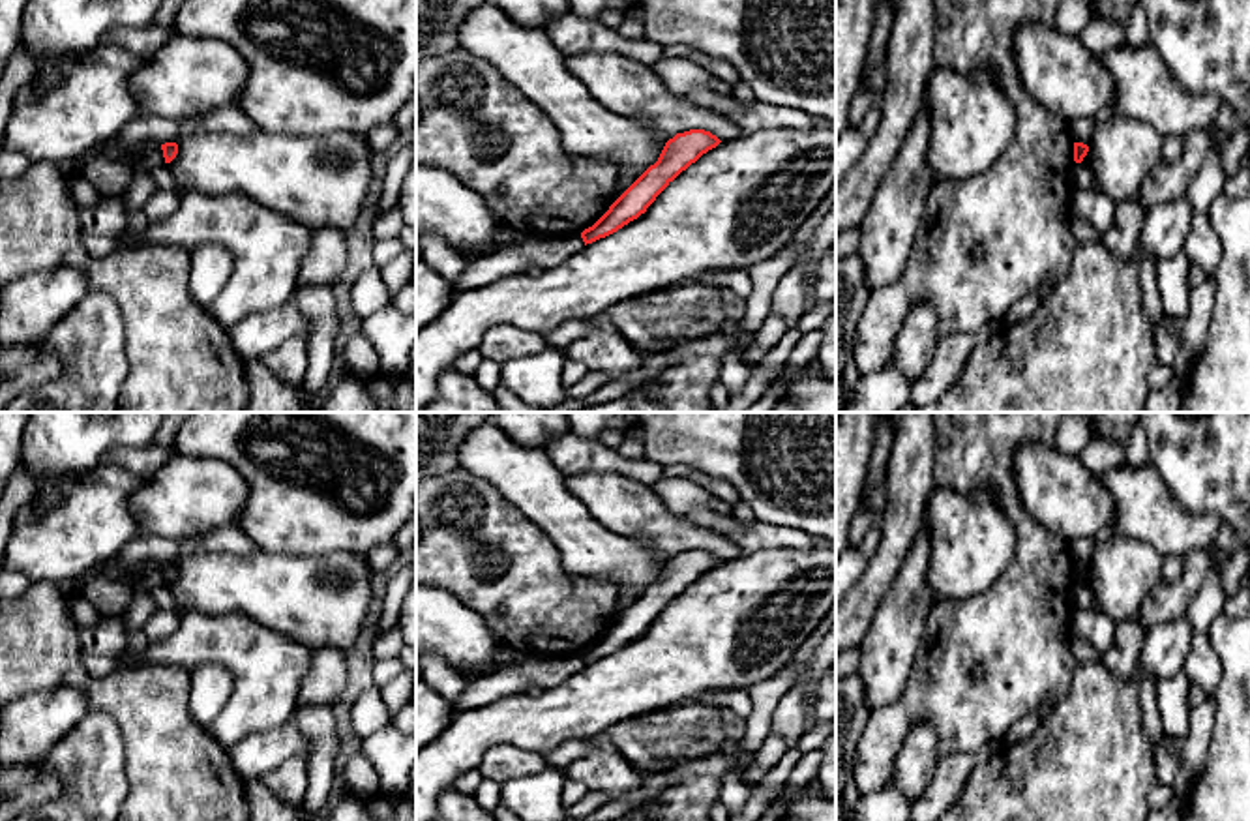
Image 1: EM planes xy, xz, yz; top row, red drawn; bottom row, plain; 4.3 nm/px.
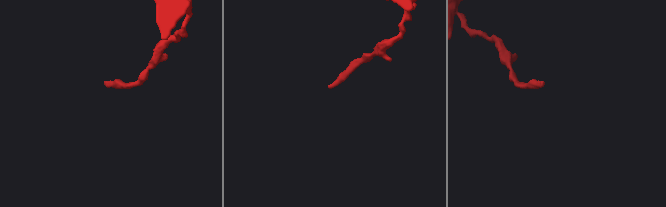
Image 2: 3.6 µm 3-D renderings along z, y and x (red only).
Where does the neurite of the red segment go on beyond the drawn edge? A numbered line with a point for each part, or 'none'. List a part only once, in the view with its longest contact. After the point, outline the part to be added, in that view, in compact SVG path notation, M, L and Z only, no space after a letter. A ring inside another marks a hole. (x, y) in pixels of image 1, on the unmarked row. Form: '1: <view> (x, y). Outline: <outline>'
none

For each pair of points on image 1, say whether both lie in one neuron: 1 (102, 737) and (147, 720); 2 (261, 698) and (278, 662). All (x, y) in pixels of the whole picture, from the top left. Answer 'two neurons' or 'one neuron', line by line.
1: two neurons
2: one neuron

